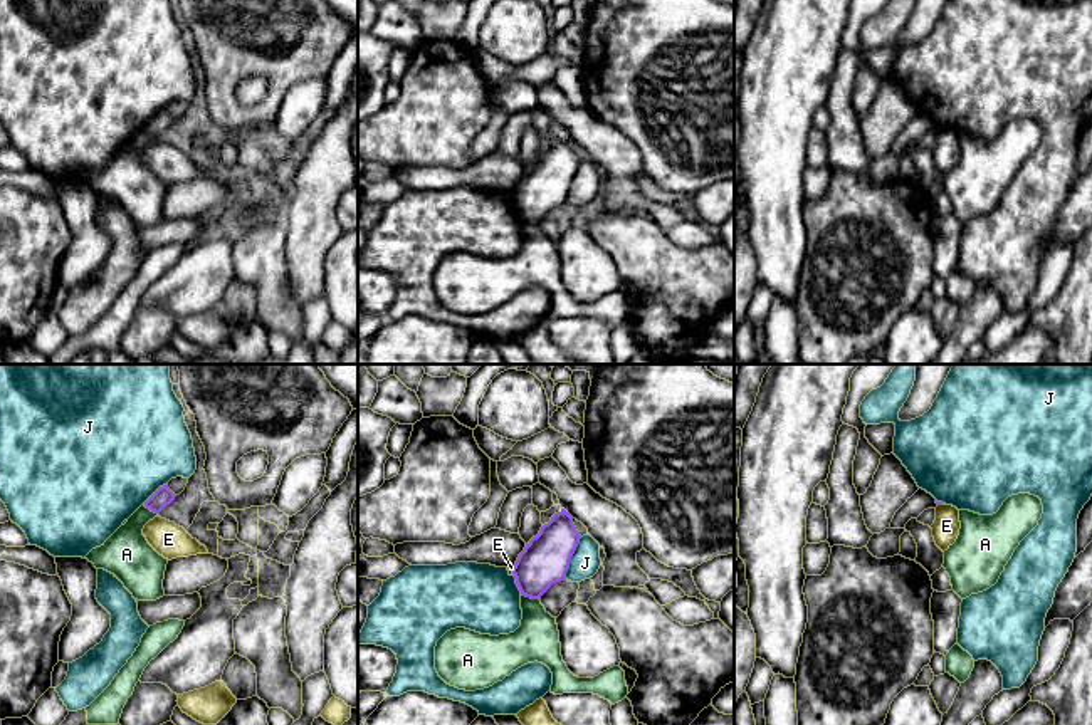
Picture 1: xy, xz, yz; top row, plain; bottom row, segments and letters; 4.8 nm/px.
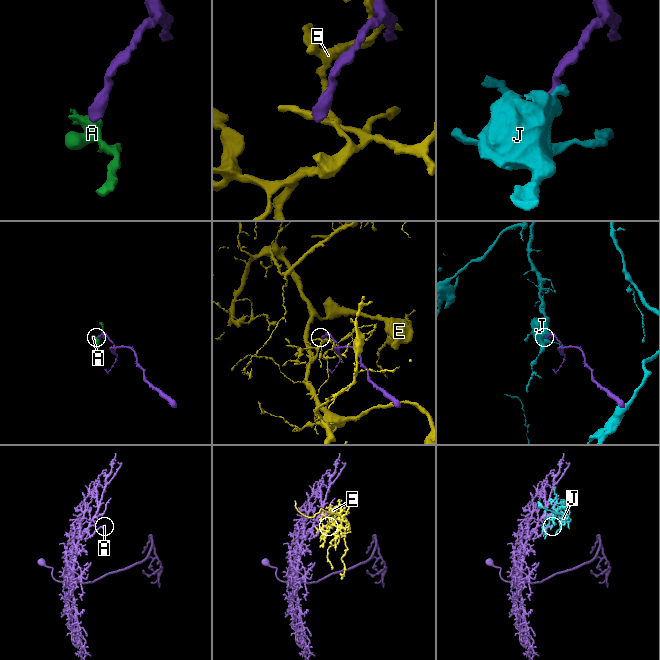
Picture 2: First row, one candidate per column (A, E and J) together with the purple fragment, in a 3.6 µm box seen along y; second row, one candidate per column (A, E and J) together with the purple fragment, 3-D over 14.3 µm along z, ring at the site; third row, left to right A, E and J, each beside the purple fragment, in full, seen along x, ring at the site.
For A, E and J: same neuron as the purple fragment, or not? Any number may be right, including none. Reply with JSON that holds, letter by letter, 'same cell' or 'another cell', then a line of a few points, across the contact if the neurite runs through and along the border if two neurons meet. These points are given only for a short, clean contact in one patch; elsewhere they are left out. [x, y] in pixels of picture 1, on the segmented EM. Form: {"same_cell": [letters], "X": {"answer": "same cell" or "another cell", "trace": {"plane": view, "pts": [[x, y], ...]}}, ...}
{"same_cell": [], "A": {"answer": "another cell", "trace": {"plane": "xz", "pts": [[521, 593], [538, 599]]}}, "E": {"answer": "another cell"}, "J": {"answer": "another cell"}}

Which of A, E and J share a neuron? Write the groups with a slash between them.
A / E / J

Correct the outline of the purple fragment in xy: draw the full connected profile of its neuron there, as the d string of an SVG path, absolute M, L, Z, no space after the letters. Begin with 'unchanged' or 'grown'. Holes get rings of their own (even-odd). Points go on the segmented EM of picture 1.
unchanged; M163 485L144 502L144 507L155 514L160 514L175 500L175 497L176 495L168 488L168 485Z

